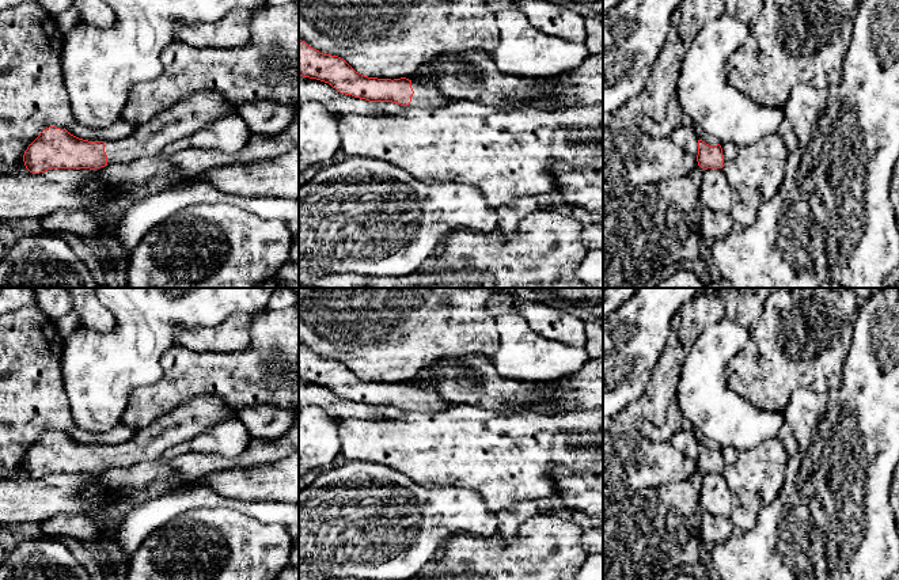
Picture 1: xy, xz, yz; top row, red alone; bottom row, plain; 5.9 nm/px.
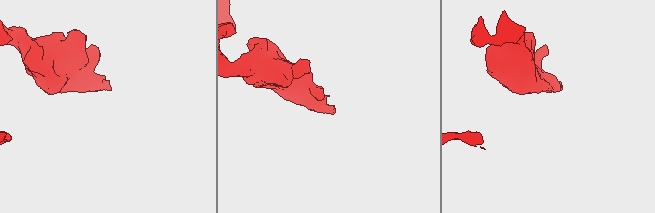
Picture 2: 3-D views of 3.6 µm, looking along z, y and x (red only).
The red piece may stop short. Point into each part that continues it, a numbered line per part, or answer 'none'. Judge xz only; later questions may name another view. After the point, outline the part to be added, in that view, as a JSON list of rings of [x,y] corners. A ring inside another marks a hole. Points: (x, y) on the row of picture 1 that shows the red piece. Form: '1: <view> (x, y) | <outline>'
1: xz (427, 94) | [[[411,81],[414,91],[409,106],[414,107],[441,107],[450,103],[452,99],[447,98],[440,90],[430,81]]]

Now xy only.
1: xy (190, 114) | [[[198,91],[134,128],[130,136],[106,141],[107,164],[129,163],[143,155],[163,152],[166,145],[236,111],[238,106],[225,103],[220,94]]]

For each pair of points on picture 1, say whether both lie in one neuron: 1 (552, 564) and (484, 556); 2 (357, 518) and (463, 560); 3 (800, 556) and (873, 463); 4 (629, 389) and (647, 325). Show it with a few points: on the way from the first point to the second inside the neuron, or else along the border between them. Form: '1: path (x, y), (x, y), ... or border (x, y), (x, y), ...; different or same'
1: path (535, 564), (500, 564); same
2: border (475, 535), (454, 534), (444, 548); different
3: path (803, 533), (850, 485); same
4: path (633, 374), (641, 357), (641, 341); same

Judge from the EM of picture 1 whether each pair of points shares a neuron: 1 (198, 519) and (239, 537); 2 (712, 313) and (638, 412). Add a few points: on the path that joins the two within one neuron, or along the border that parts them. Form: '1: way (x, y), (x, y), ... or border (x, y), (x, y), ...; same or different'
1: way (208, 529), (216, 537), (230, 537); same
2: way (686, 336), (686, 348), (670, 364), (662, 389); same

